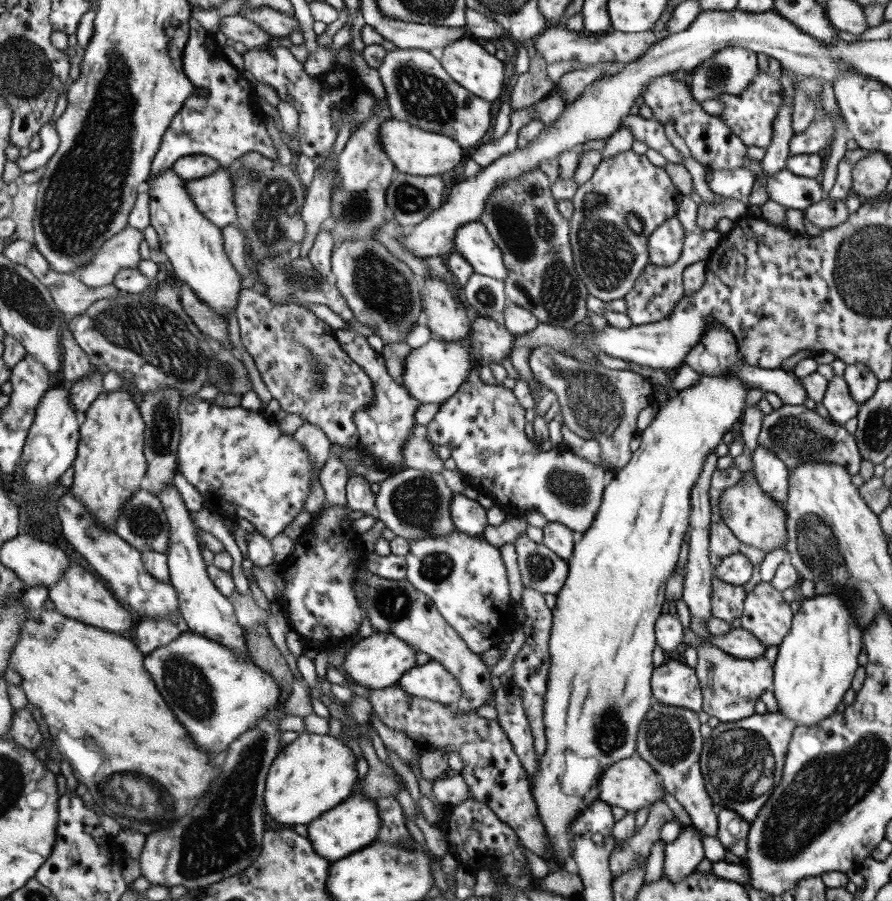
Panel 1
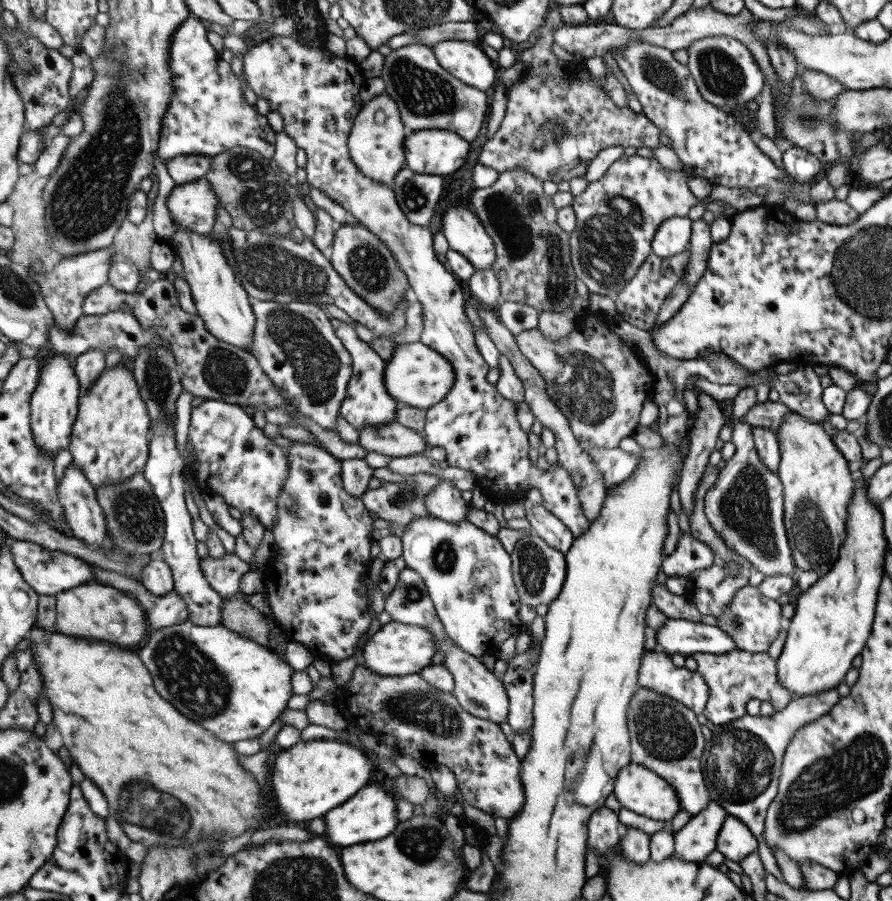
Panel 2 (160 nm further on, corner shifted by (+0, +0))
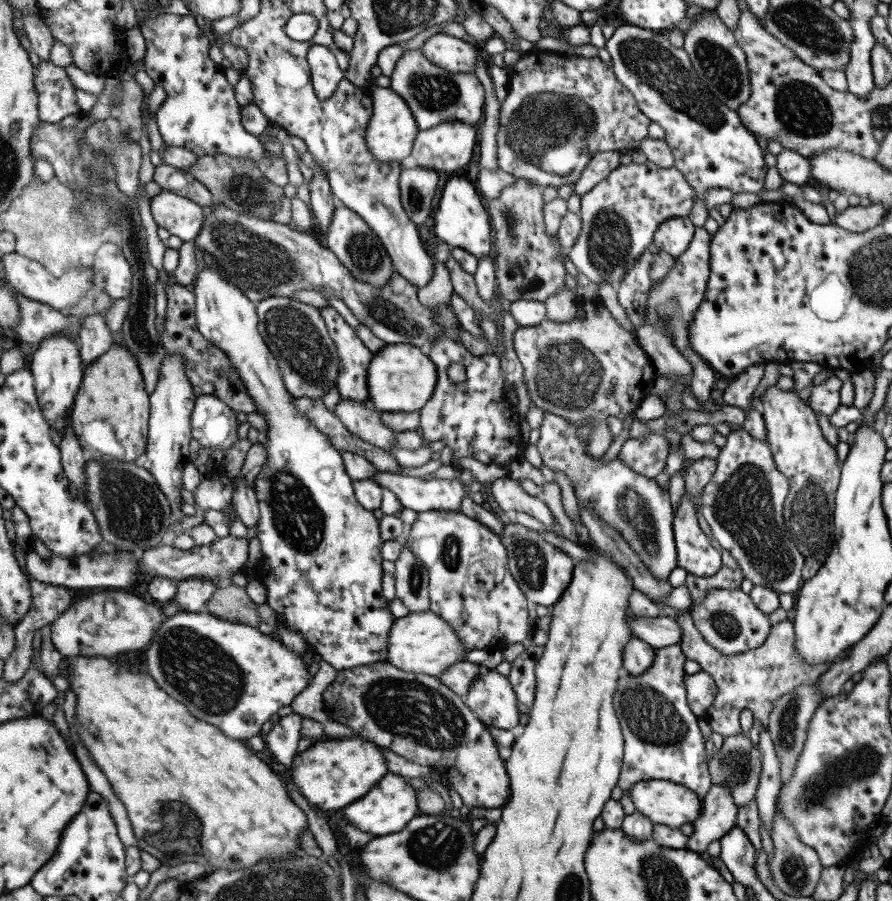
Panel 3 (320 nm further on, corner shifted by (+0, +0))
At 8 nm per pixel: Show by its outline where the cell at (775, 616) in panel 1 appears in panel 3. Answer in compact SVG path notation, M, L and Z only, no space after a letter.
M741 589L708 590L698 603L692 602L688 610L703 640L721 654L739 654L761 646L771 628L767 614L763 614Z

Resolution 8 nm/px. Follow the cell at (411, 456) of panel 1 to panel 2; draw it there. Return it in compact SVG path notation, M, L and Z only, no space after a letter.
M401 423L368 426L358 433L359 443L368 451L373 450L390 457L413 456L425 450L422 433Z

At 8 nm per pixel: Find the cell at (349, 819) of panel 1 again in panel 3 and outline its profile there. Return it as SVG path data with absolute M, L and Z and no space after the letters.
M389 773L379 781L371 792L343 809L345 820L355 829L375 837L389 836L406 829L407 824L422 814L419 806L418 789L413 788L403 775Z

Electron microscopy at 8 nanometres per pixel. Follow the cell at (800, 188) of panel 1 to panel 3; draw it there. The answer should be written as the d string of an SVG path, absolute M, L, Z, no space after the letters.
M629 24L620 25L608 36L604 48L610 56L611 70L619 84L633 94L641 114L663 129L663 141L672 154L673 166L684 176L685 182L694 194L694 203L687 216L694 226L702 227L708 217L708 210L704 205L706 190L727 188L731 192L760 192L763 189L763 177L767 166L764 166L763 153L756 139L741 124L736 111L721 104L709 92L695 74L687 53L681 47L671 45L665 32Z

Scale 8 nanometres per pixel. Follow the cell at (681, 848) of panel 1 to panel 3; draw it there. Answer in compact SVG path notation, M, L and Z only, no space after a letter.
M710 785L702 798L700 815L691 823L693 833L687 837L685 850L701 854L709 842L720 840L736 824L736 804L726 785Z

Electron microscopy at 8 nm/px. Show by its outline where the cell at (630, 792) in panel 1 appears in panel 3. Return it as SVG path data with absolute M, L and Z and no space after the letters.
M640 780L628 791L634 807L653 824L664 824L671 829L679 829L682 824L691 824L700 815L702 799L686 786L664 780Z

